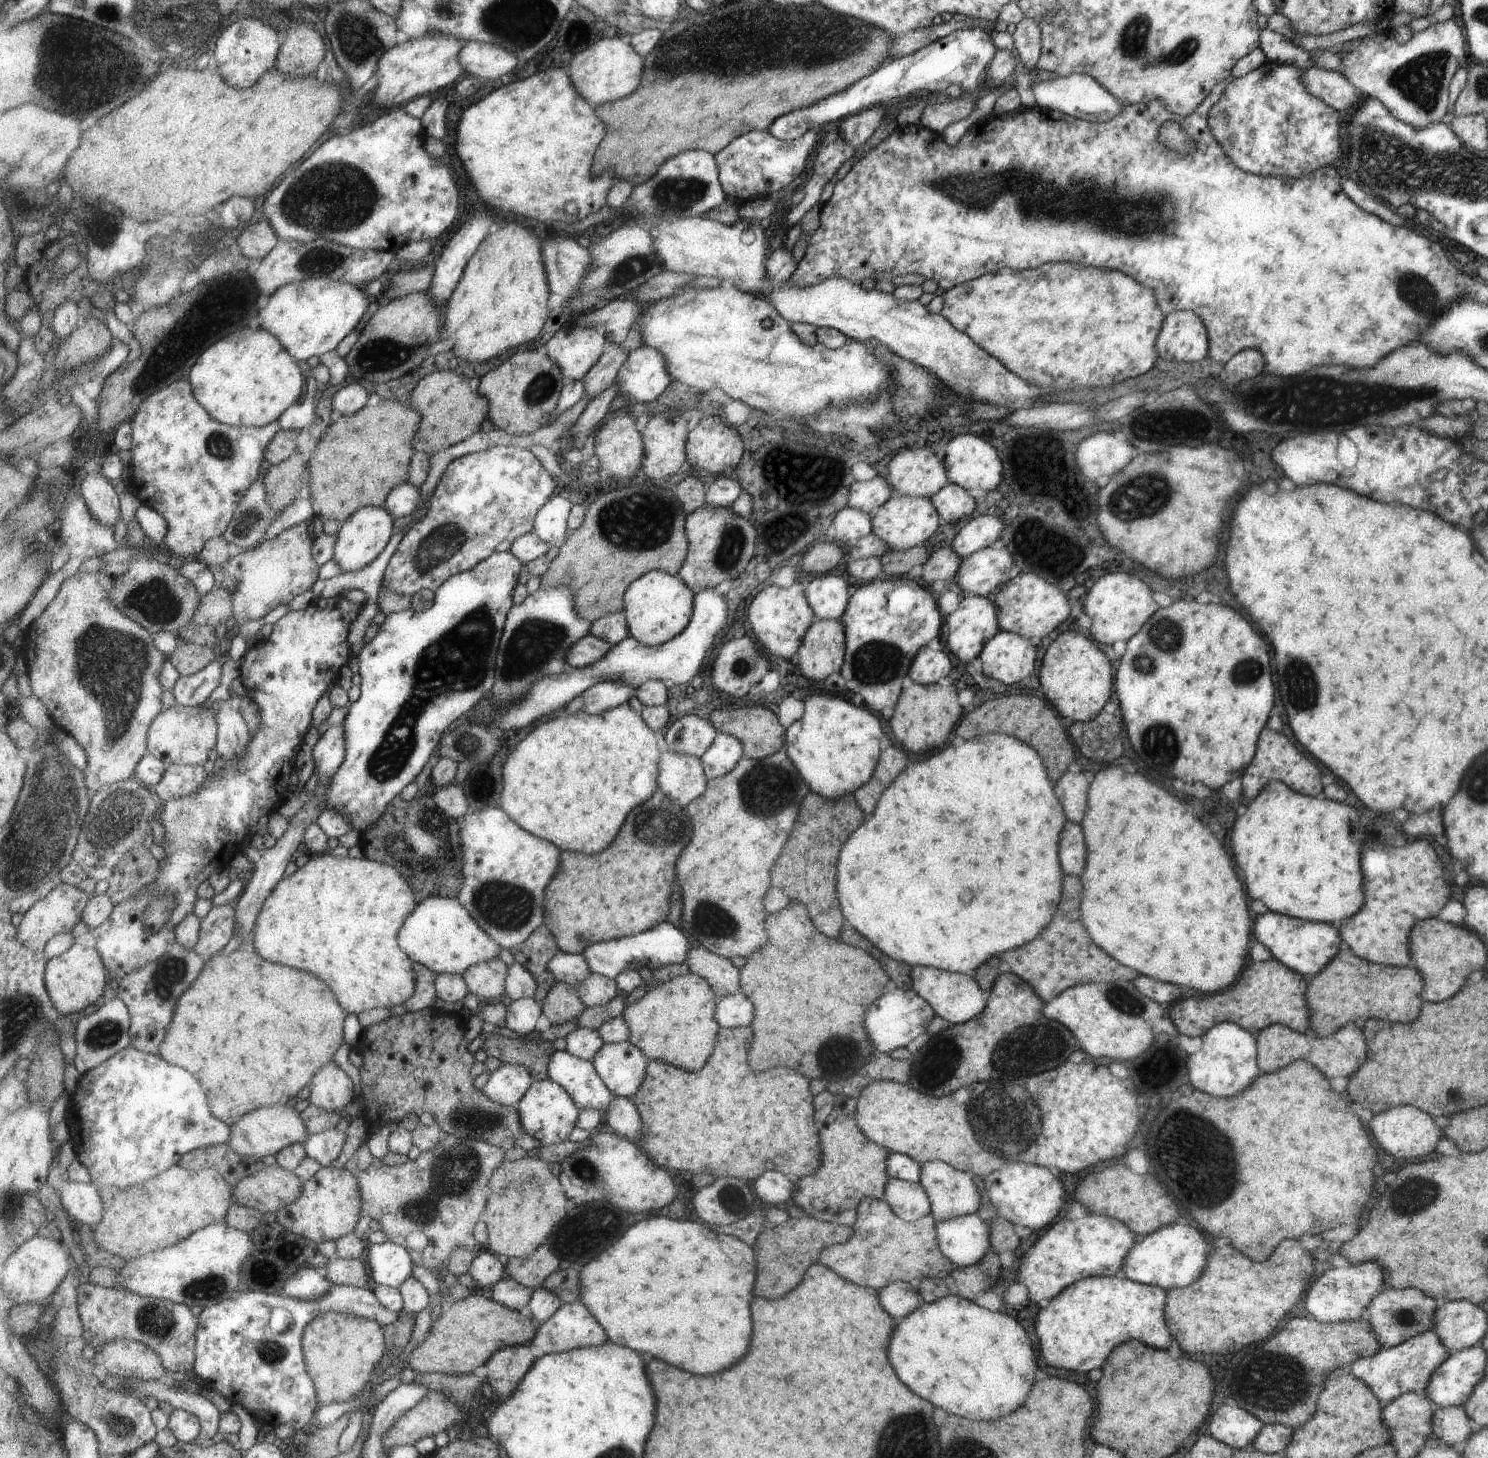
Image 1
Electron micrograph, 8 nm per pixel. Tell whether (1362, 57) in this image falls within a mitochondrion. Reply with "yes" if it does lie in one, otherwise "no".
no

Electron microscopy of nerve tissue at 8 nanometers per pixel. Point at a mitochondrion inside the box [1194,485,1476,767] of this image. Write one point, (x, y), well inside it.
(1293, 672)

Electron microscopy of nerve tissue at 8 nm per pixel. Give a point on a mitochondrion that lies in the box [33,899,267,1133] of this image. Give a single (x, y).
(171, 974)

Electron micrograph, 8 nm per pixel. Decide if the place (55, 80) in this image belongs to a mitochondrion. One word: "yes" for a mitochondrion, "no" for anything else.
yes

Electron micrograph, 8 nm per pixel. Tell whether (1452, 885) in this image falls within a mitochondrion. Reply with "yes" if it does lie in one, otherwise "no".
no

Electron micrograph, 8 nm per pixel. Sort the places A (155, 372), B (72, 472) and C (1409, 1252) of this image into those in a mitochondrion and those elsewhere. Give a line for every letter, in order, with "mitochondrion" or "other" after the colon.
A: other
B: other
C: other

